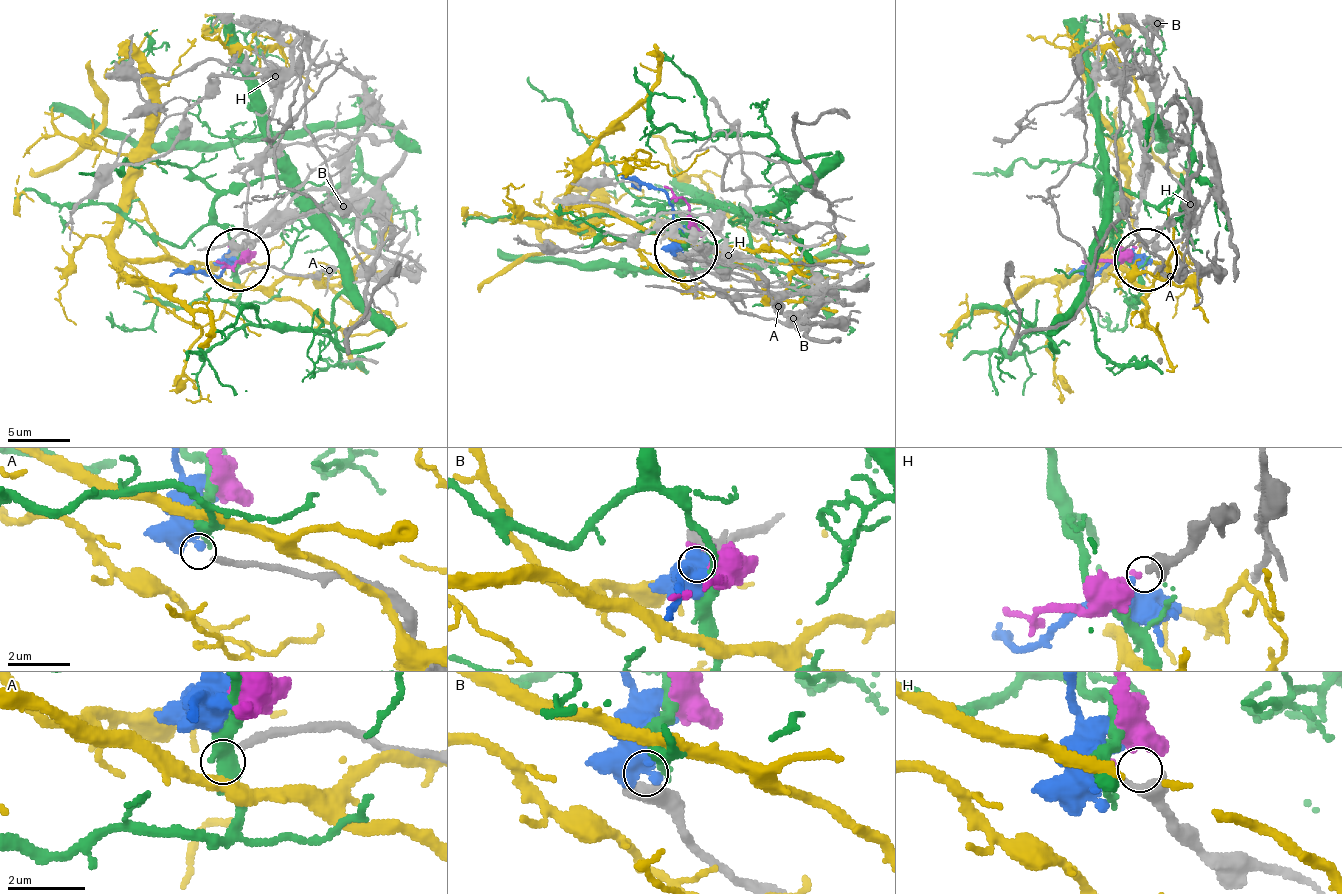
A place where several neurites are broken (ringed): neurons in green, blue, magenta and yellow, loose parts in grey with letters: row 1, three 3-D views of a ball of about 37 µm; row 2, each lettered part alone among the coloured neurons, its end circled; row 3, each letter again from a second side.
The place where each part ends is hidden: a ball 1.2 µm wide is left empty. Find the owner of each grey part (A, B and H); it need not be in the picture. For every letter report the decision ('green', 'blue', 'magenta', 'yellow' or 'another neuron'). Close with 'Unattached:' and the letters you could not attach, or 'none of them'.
A: another neuron
B: blue
H: magenta
Unattached: A

